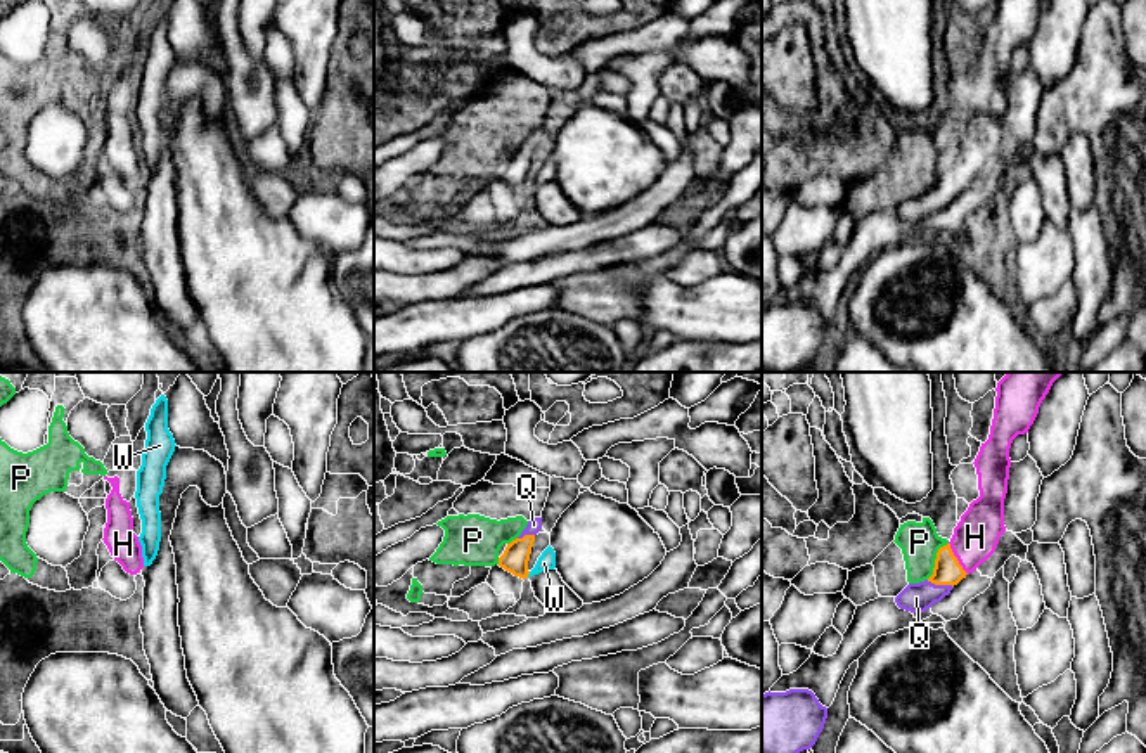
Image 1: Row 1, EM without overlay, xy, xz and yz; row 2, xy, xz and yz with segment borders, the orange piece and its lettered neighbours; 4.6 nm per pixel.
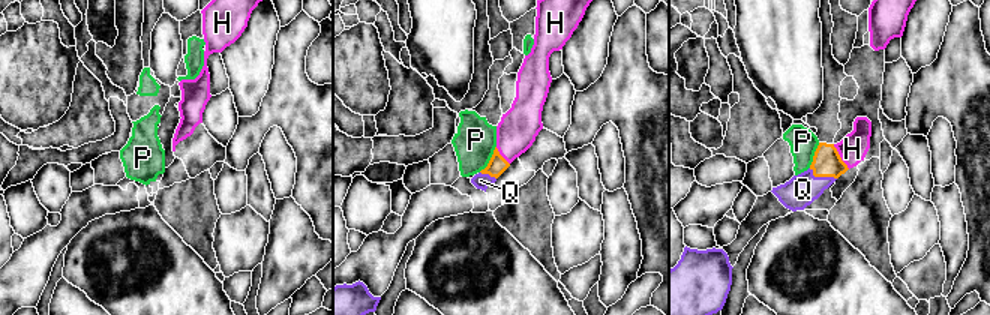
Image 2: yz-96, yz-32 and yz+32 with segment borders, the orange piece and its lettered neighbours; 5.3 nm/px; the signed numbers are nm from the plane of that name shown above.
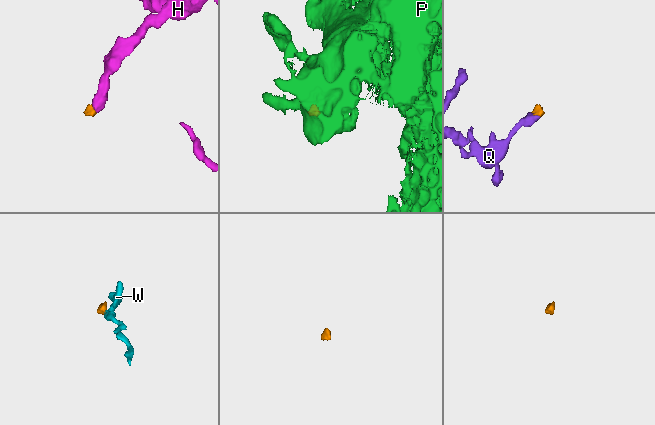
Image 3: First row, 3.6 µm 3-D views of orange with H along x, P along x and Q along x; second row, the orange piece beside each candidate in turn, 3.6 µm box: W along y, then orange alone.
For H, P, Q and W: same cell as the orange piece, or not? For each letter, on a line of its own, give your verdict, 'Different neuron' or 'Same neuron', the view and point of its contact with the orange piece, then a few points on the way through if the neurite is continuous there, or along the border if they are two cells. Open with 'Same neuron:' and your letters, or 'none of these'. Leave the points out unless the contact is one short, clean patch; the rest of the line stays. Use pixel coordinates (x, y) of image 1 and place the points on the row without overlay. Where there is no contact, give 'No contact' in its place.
Same neuron: H, Q
H: Same neuron. Touches orange at yz (956, 170). Path across: yz (947, 182), (956, 170), (975, 149)
P: Different neuron. Touches orange at yz (935, 172). Boundary: yz (947, 154), (939, 161), (933, 184), (927, 191)
Q: Same neuron. Touches orange at yz (940, 196). Path across: yz (947, 182), (940, 196), (916, 210)
W: Different neuron. Touches orange at xz (528, 186). Boundary: xz (530, 184), (527, 189)

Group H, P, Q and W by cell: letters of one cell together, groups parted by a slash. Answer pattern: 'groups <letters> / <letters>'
groups H Q / P / W

